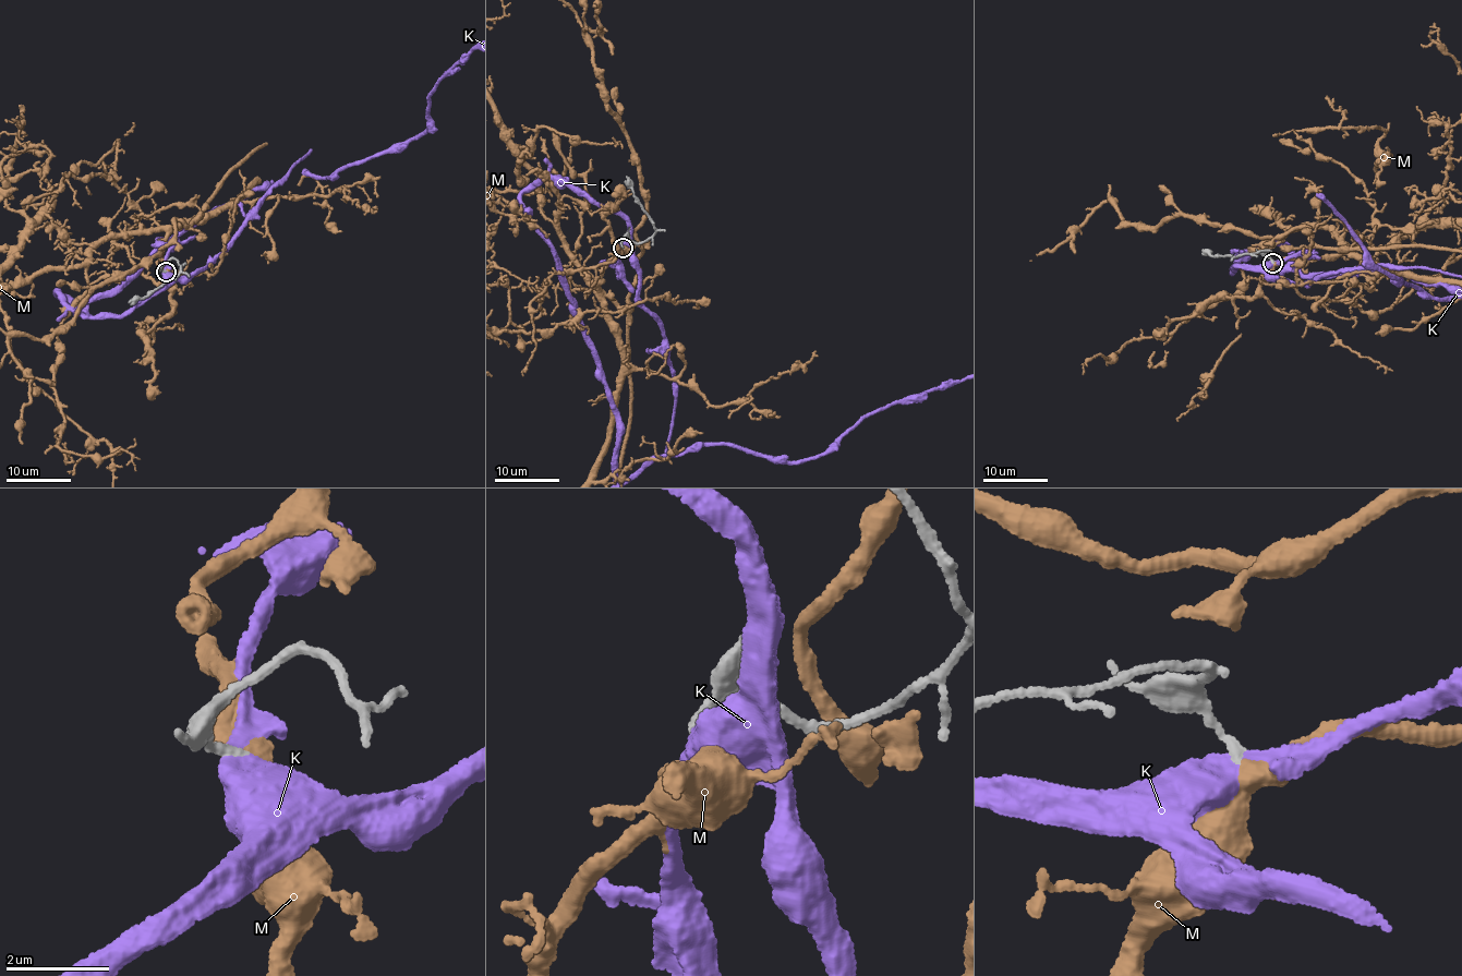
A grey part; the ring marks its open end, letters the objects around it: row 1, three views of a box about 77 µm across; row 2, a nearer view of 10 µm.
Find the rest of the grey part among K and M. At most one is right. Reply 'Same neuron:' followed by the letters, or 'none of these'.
Same neuron: M

